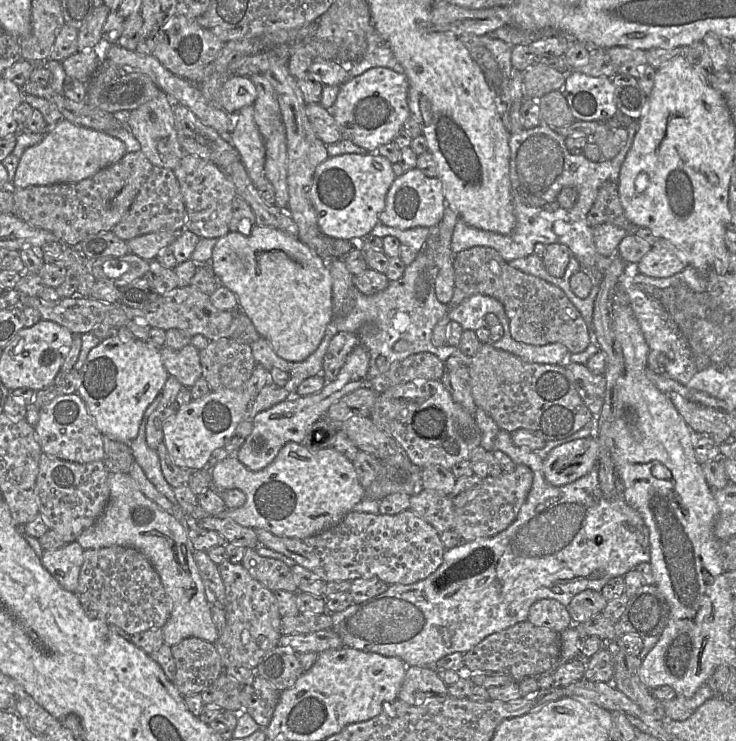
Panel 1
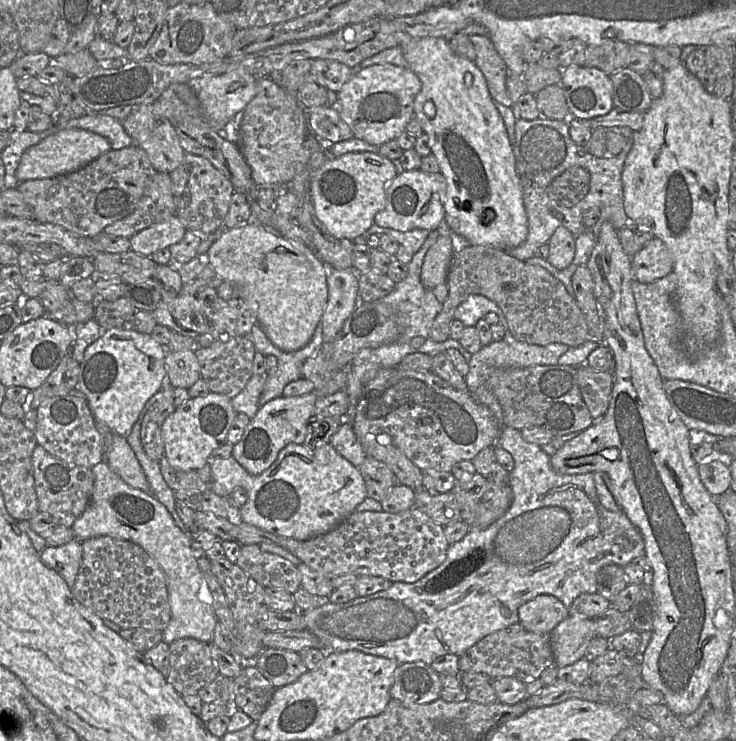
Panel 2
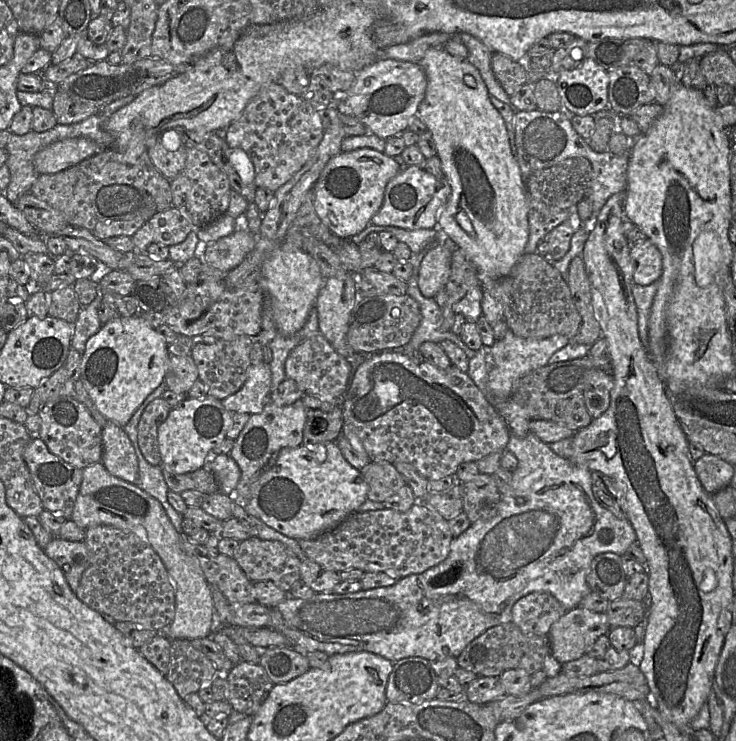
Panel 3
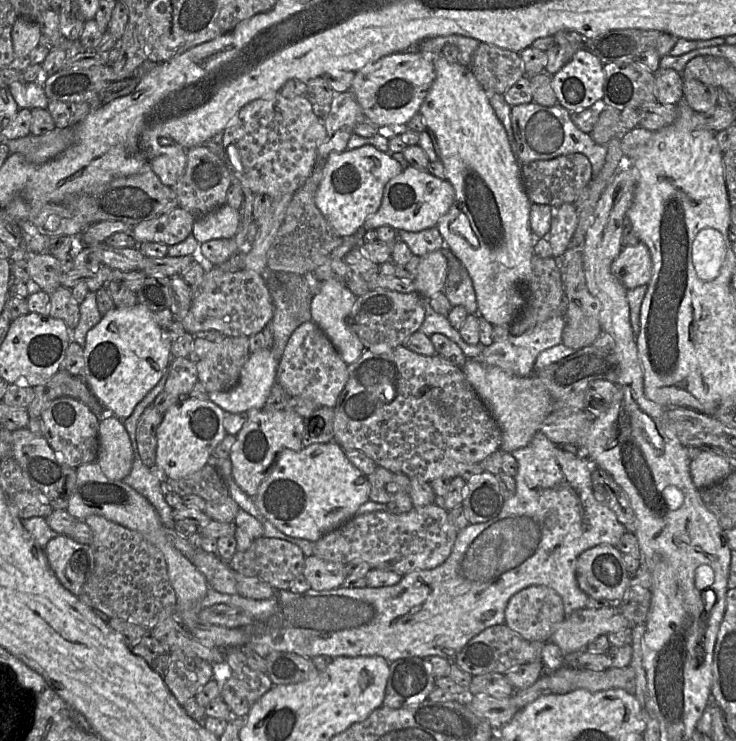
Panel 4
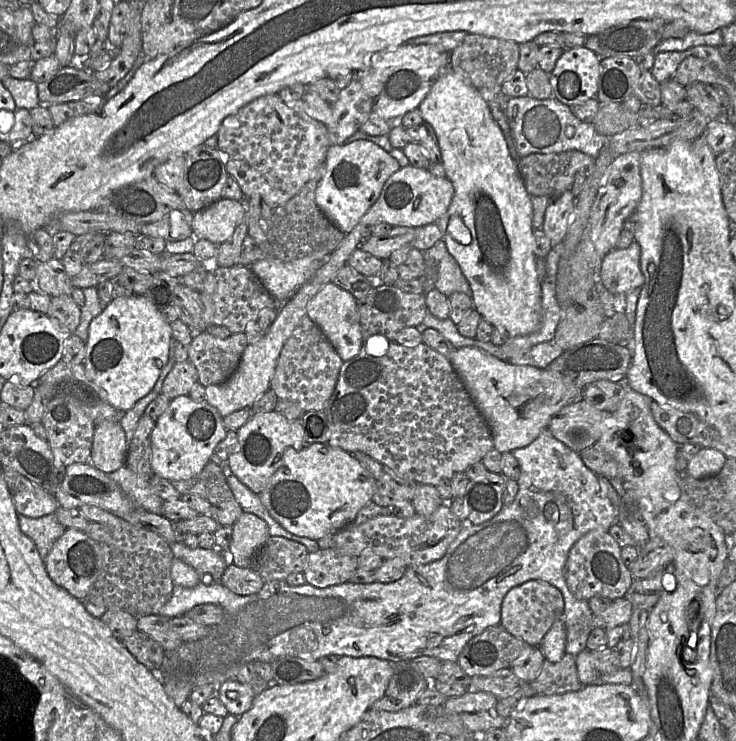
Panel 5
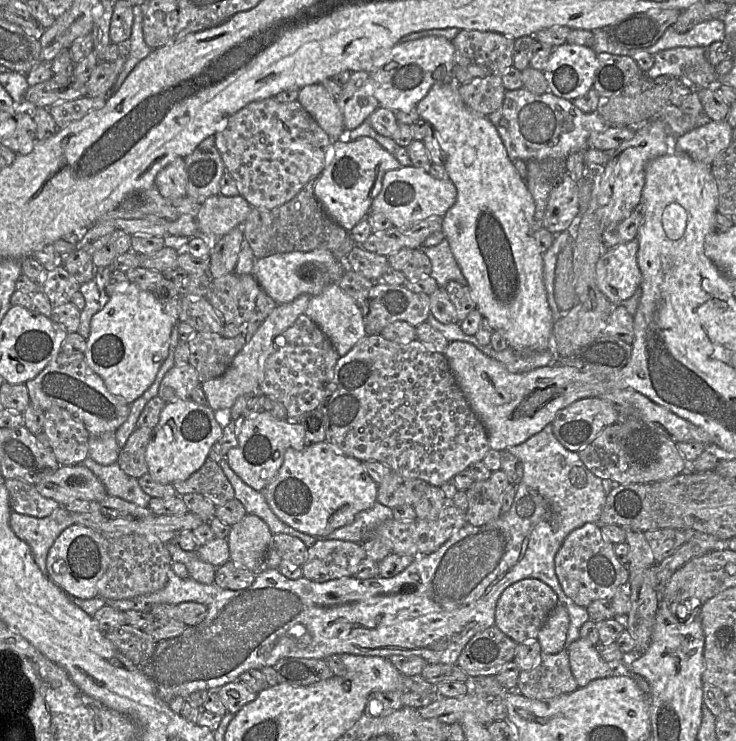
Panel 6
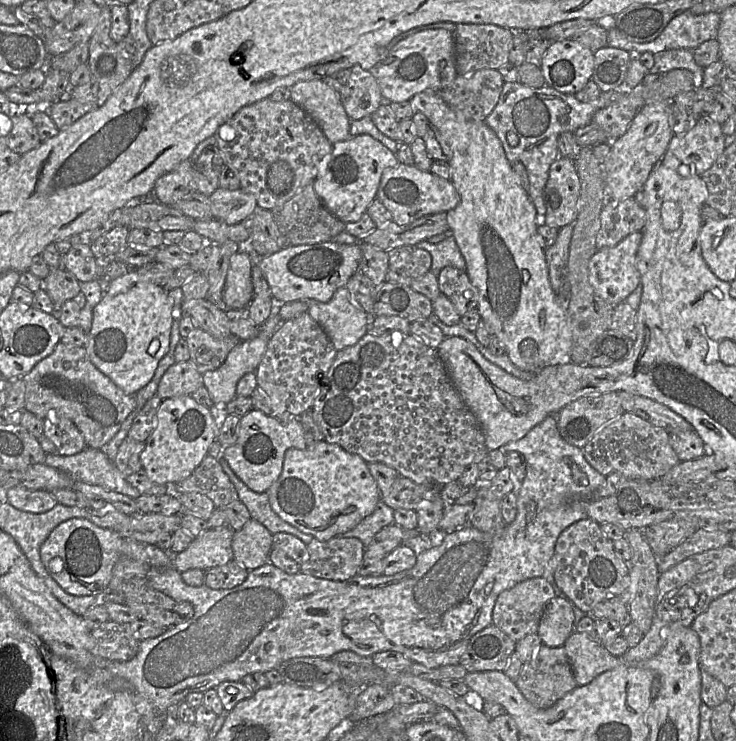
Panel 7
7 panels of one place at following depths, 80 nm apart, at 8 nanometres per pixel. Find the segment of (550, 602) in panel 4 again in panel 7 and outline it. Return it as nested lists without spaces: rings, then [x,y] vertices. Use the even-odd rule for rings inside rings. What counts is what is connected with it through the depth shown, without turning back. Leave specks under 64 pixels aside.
[[[542,577],[521,581],[499,594],[492,612],[492,624],[517,642],[538,632],[545,606],[555,596],[553,586]]]

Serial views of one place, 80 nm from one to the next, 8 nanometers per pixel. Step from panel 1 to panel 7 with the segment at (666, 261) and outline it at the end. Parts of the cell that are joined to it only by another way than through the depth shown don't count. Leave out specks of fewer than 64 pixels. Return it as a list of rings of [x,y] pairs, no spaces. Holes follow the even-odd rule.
[[[642,231],[630,234],[619,244],[598,250],[589,262],[589,281],[595,292],[613,306],[626,301],[641,283],[637,268],[637,252],[642,240]]]

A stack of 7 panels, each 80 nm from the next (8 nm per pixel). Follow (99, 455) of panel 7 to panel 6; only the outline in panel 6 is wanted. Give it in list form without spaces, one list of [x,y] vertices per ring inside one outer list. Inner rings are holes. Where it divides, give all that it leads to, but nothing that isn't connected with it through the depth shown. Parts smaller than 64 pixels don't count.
[[[87,457],[82,464],[103,483],[108,495],[117,496],[141,507],[148,507],[151,496],[143,491],[138,479],[127,475],[117,462],[101,465],[91,457]]]

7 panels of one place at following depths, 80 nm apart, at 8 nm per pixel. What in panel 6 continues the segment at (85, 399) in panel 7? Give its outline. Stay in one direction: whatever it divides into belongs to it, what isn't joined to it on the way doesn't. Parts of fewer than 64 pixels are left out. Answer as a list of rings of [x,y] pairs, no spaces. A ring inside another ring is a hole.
[[[60,352],[35,378],[25,384],[30,404],[45,412],[52,407],[66,409],[82,421],[90,436],[115,433],[130,413],[131,404],[109,392],[102,378],[89,367],[84,353],[66,355]]]

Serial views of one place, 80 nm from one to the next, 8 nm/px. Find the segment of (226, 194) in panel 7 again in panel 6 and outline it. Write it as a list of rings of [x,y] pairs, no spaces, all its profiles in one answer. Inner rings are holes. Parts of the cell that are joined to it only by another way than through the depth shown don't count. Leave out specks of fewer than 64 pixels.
[[[218,194],[207,198],[201,205],[201,208],[196,216],[198,223],[198,233],[206,237],[209,241],[215,241],[236,227],[243,227],[243,224],[249,215],[252,206],[242,195],[224,196]]]

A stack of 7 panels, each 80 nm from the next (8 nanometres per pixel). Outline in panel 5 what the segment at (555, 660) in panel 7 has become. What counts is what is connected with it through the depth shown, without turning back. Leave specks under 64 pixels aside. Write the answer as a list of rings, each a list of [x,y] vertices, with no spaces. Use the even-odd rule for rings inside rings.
[[[566,653],[556,663],[544,660],[541,670],[534,681],[528,684],[536,696],[551,696],[575,692],[583,685],[578,679],[575,656]]]

